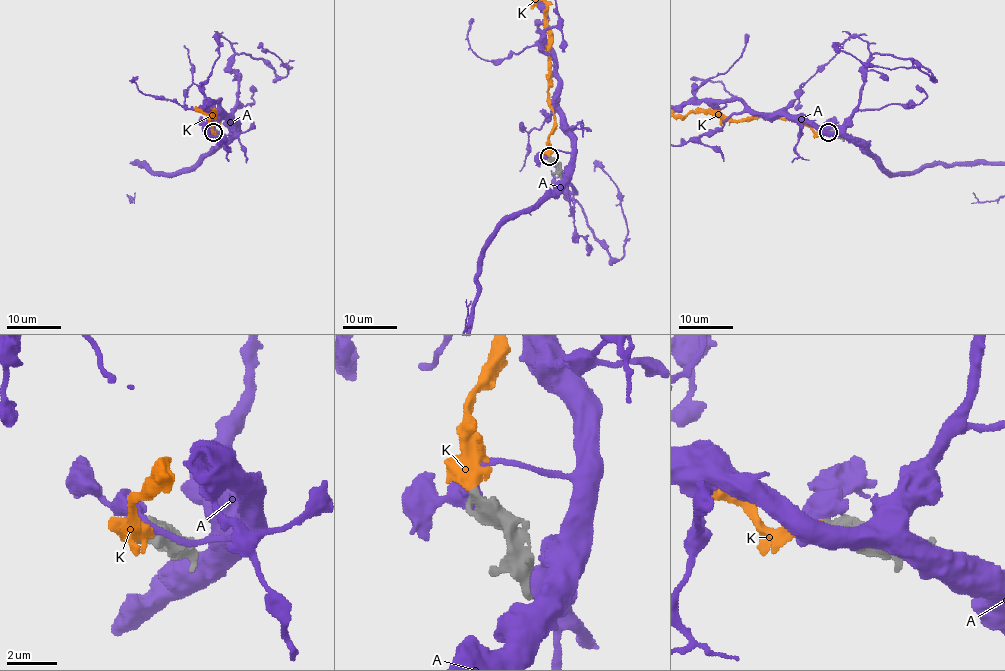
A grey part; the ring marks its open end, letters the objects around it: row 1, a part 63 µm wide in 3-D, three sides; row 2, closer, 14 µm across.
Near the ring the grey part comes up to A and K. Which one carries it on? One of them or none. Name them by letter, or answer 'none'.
K

